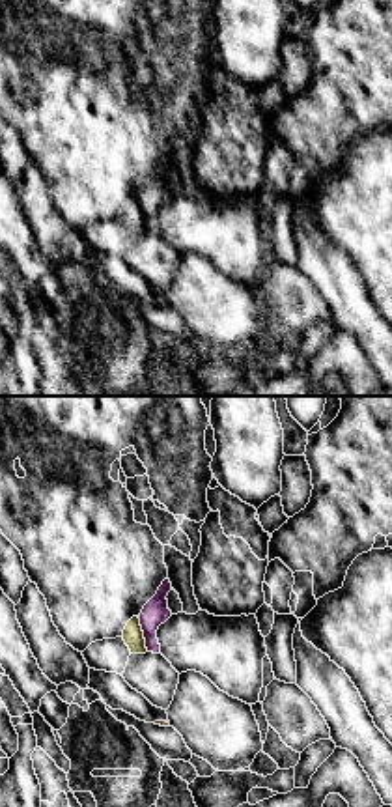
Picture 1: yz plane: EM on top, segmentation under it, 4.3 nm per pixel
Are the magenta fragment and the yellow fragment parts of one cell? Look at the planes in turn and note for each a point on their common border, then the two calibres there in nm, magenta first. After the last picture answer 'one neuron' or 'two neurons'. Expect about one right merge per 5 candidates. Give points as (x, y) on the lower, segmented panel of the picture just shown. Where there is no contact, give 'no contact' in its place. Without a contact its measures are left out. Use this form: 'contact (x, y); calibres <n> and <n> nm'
contact (144, 634); calibres 110 and 90 nm

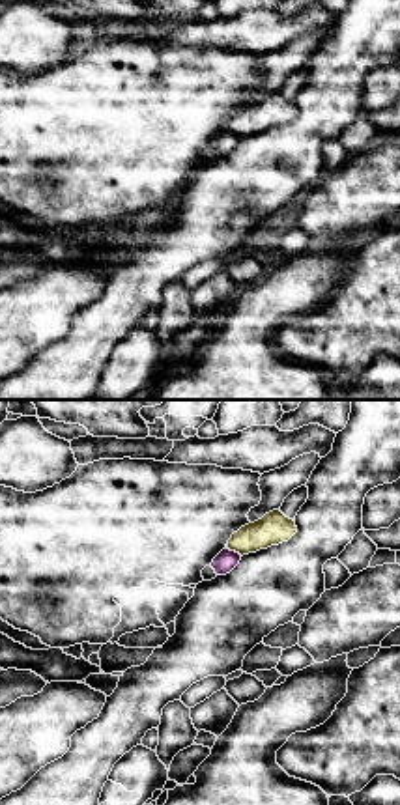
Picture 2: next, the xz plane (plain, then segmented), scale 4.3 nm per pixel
contact (234, 551); calibres 90 and 140 nm

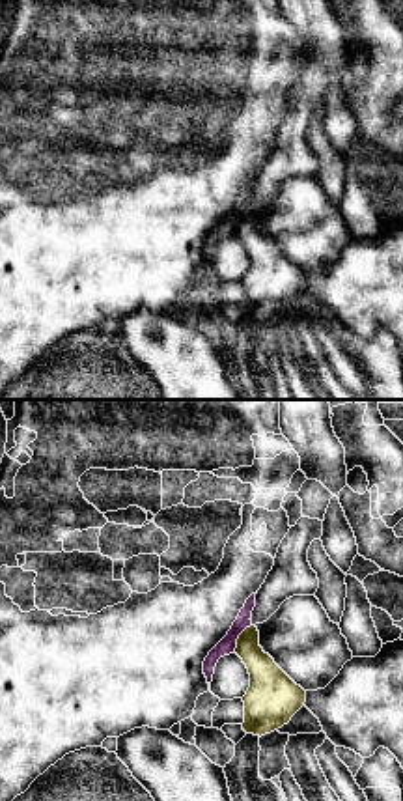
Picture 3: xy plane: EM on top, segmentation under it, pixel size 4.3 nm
contact (237, 637); calibres 70 and 180 nm

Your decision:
two neurons

